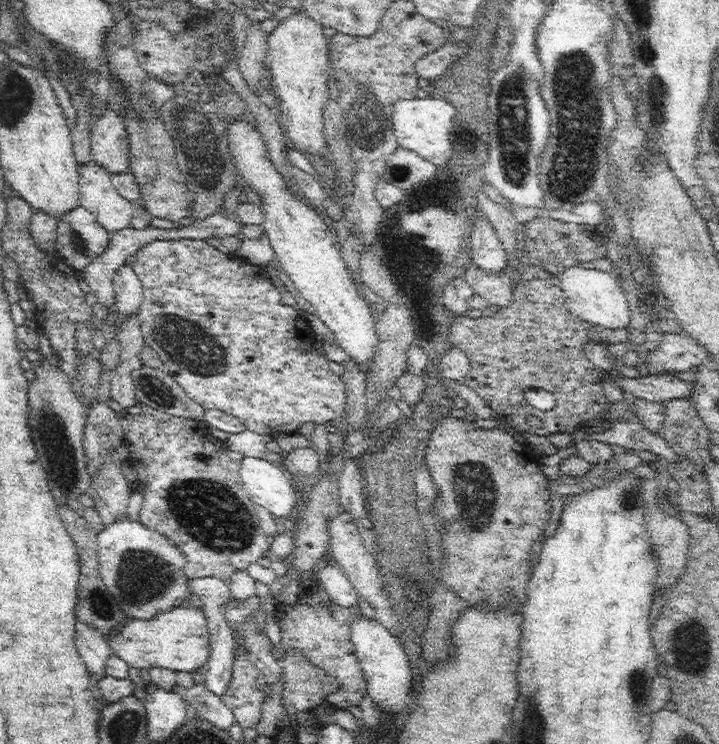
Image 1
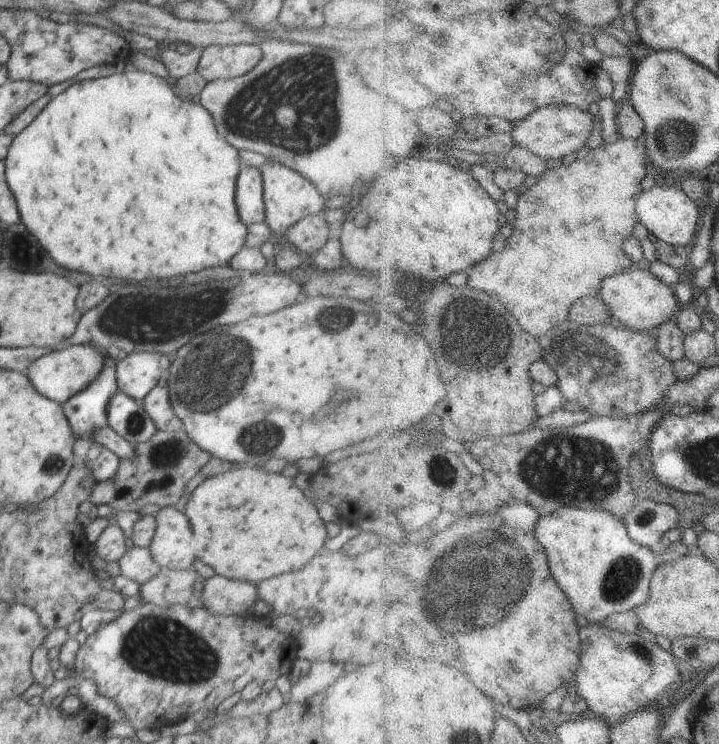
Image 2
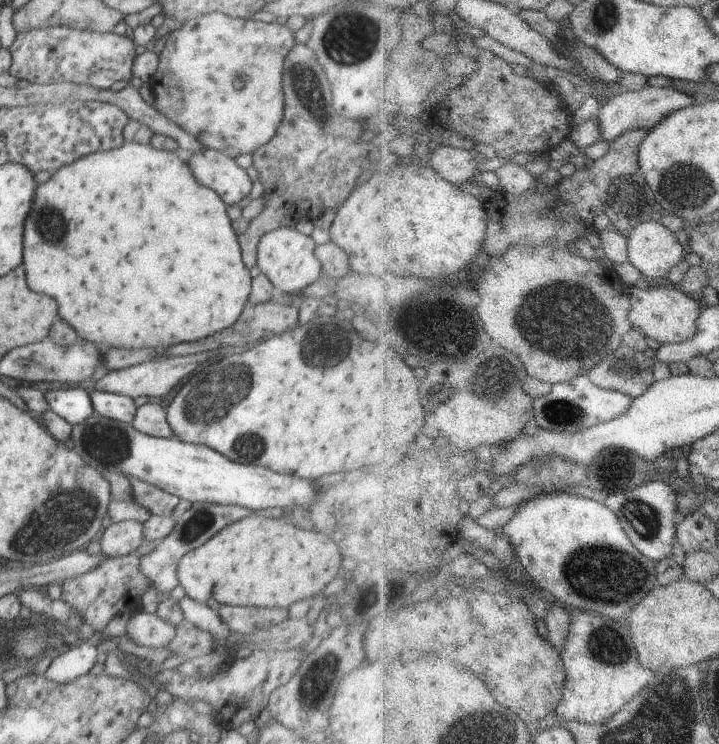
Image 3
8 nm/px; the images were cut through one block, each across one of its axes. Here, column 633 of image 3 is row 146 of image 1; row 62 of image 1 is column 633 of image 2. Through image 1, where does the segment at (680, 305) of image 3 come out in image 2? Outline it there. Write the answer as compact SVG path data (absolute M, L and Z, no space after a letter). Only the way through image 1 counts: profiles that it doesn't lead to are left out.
M632 268L621 275L614 275L606 280L603 291L600 294L611 308L613 316L620 320L628 328L635 331L648 331L657 333L663 324L678 316L681 311L681 302L673 285L668 285L662 282L654 272Z

